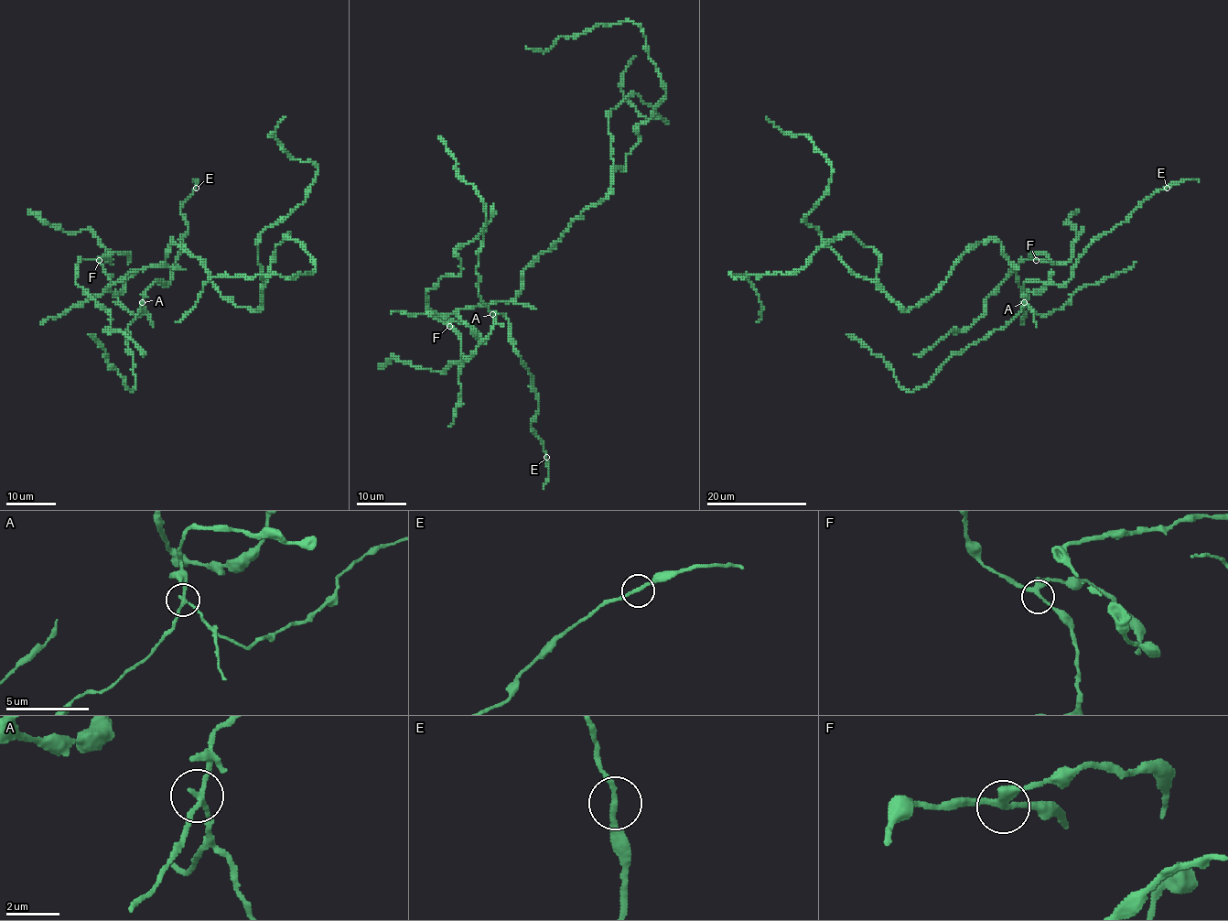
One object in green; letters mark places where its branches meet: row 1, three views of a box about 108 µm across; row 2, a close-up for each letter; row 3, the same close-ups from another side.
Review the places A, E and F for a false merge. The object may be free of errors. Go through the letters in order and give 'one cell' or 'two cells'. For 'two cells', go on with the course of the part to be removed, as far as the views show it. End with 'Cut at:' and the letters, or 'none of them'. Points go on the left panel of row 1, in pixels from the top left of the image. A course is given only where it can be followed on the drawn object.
A: two cells; foreign part runs (143, 302), (144, 311), (137, 316), (126, 308), (110, 290), (109, 277), (99, 263)
E: one cell
F: one cell
Cut at: A

